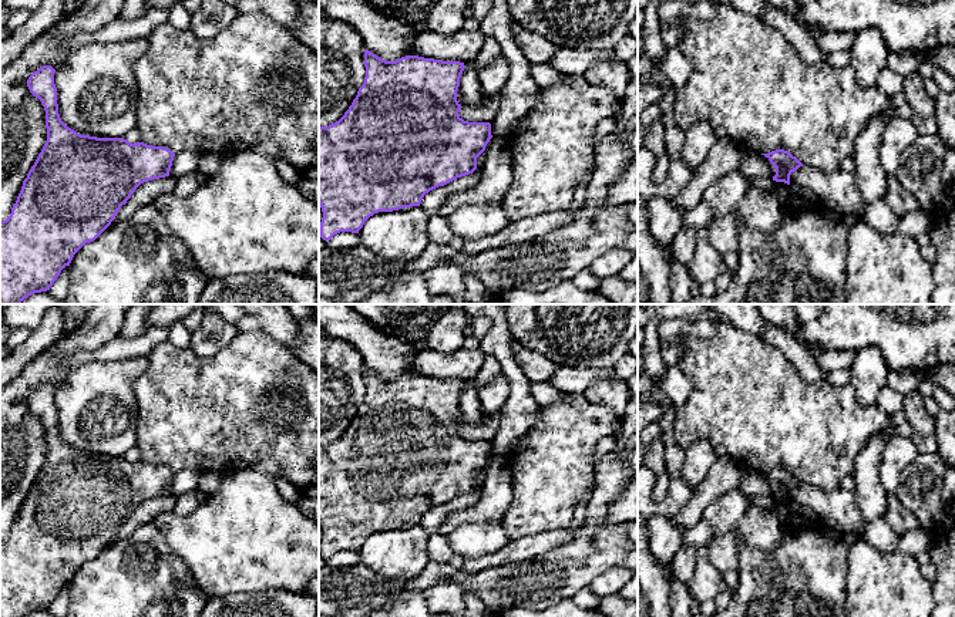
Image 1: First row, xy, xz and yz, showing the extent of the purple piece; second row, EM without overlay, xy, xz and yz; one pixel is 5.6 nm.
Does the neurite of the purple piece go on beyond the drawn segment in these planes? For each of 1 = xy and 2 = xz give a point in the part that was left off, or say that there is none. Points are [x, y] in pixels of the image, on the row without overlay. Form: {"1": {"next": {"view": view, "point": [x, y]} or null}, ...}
{"1": {"next": null}, "2": {"next": null}}

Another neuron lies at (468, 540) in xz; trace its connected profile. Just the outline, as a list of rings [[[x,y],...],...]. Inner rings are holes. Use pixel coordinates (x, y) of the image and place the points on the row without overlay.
[[[463,525],[448,536],[455,554],[464,559],[477,559],[505,547],[511,539],[501,525]]]

